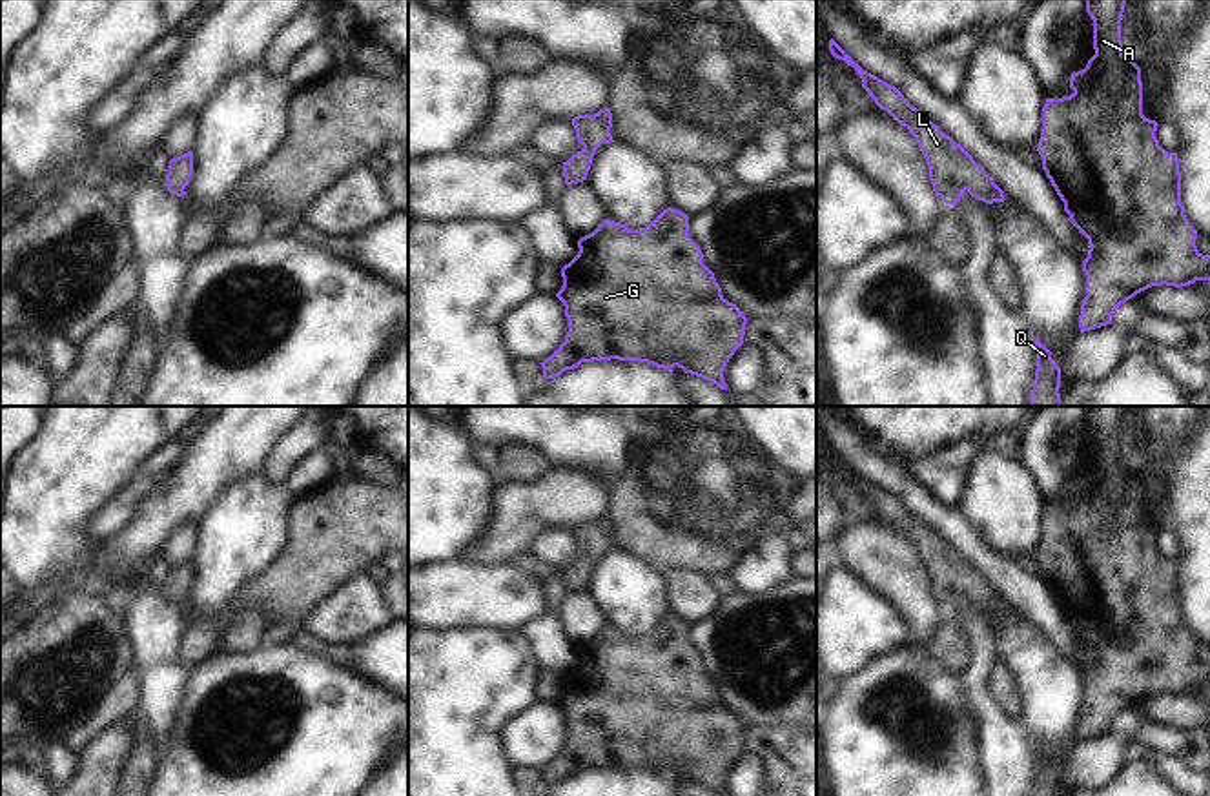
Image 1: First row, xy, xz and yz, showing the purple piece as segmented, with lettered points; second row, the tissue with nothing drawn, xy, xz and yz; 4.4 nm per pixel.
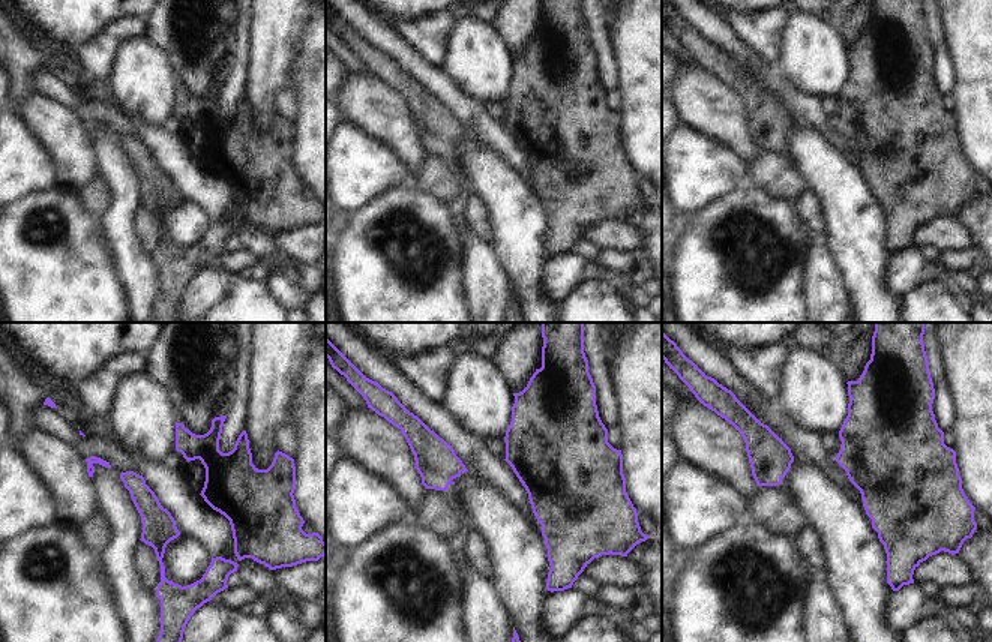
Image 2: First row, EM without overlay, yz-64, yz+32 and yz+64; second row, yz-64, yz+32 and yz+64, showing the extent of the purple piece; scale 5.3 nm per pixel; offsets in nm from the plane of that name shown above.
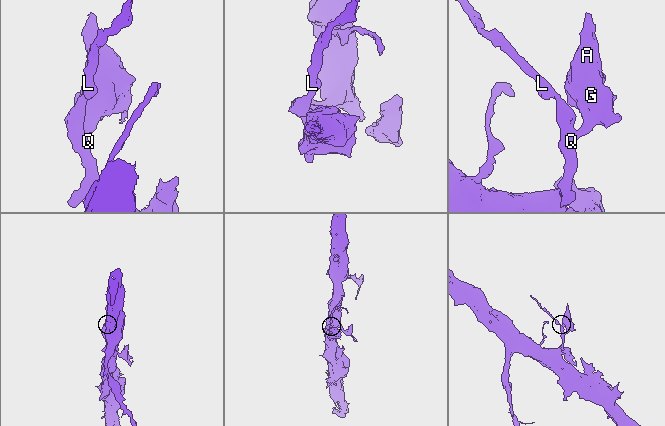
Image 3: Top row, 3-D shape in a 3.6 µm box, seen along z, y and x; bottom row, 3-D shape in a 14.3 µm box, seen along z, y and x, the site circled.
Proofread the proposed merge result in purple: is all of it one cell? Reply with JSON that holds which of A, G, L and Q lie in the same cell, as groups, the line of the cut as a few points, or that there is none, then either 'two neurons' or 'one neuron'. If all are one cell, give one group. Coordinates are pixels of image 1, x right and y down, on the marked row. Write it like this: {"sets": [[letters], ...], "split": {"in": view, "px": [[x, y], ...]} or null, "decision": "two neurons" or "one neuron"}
{"sets": [["A", "G", "L", "Q"]], "split": null, "decision": "one neuron"}

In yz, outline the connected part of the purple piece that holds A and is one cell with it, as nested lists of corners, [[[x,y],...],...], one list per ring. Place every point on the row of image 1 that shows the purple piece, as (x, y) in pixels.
[[[1086,0],[1095,55],[1084,69],[1072,73],[1070,97],[1046,98],[1037,144],[1042,169],[1064,211],[1090,244],[1082,260],[1086,297],[1081,302],[1081,333],[1112,324],[1121,304],[1152,286],[1183,288],[1210,281],[1210,255],[1197,250],[1197,231],[1181,202],[1177,153],[1159,146],[1159,124],[1143,115],[1141,67],[1123,55],[1124,5],[1126,0]]]

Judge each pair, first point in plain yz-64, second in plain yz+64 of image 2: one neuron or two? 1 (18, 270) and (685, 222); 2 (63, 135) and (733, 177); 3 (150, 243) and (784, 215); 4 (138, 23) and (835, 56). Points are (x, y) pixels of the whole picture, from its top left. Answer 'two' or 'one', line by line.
1: two
2: two
3: two
4: two

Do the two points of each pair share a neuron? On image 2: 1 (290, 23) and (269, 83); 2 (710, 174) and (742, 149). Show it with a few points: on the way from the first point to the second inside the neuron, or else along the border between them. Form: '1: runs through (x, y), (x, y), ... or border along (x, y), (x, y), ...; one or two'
1: runs through (275, 38), (270, 68); one
2: border along (704, 135), (727, 146), (748, 168); two

